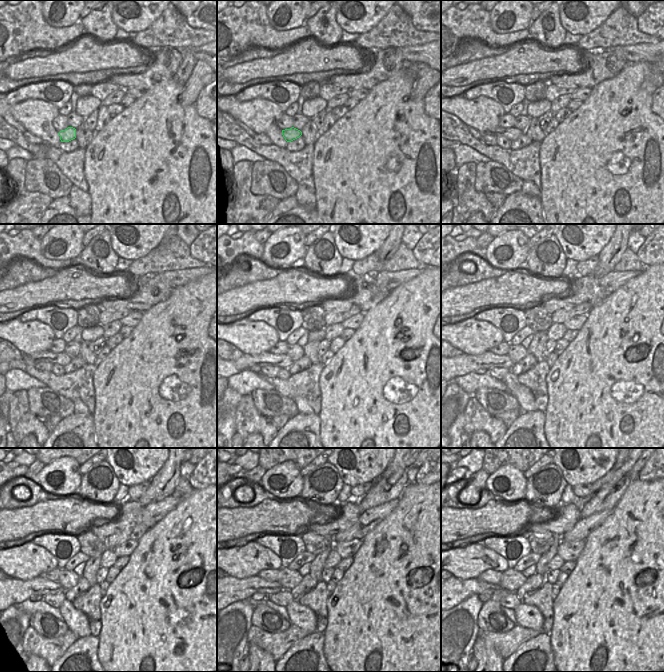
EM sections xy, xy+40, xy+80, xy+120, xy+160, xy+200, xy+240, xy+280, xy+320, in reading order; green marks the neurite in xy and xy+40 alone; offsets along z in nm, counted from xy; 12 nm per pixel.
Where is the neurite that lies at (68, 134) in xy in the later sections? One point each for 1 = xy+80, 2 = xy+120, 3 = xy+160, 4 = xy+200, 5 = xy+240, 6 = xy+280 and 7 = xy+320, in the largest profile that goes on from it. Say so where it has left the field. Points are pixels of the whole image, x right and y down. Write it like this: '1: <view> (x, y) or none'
1: xy+80 (512, 134)
2: xy+120 (63, 359)
3: xy+160 (254, 363)
4: xy+200 (463, 364)
5: xy+240 (13, 591)
6: xy+280 (237, 590)
7: xy+320 (461, 589)

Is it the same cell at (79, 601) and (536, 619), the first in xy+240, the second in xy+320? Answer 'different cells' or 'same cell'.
different cells

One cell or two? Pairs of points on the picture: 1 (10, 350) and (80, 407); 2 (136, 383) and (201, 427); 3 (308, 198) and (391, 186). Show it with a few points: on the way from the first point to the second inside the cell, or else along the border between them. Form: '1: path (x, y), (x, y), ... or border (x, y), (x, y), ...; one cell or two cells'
1: border (72, 399), (79, 399), (91, 413); two cells
2: path (152, 393), (167, 408), (178, 410), (185, 415); one cell
3: border (314, 191), (316, 208); two cells

